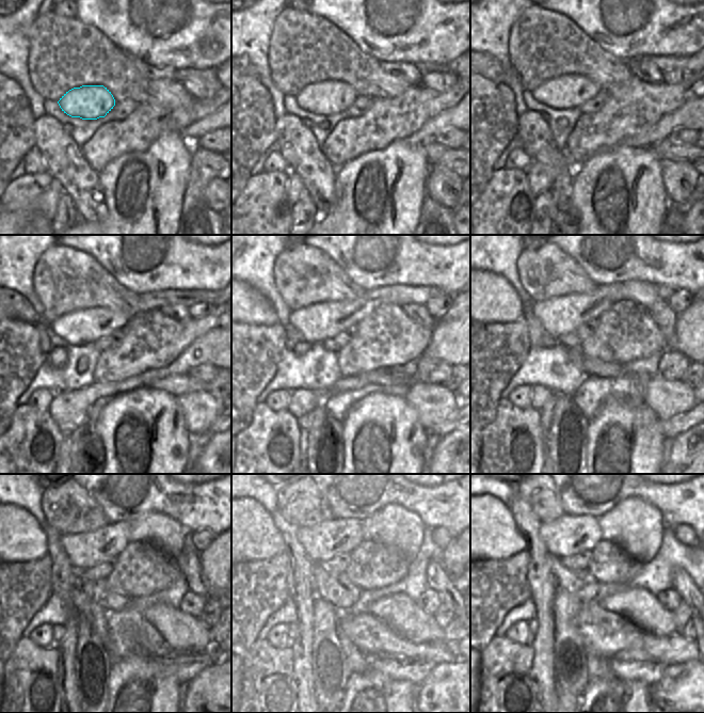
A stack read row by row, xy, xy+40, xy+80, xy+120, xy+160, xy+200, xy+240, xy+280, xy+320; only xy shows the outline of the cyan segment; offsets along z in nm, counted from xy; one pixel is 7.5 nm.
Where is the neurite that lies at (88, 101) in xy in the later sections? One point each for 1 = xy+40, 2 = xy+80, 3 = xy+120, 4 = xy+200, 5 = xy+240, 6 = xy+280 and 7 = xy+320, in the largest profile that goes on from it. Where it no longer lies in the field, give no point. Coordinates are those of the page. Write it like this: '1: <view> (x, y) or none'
1: xy+40 (330, 97)
2: xy+80 (568, 91)
3: xy+120 (82, 327)
4: xy+200 (559, 316)
5: xy+240 (88, 550)
6: xy+280 (323, 541)
7: xy+320 (569, 535)

